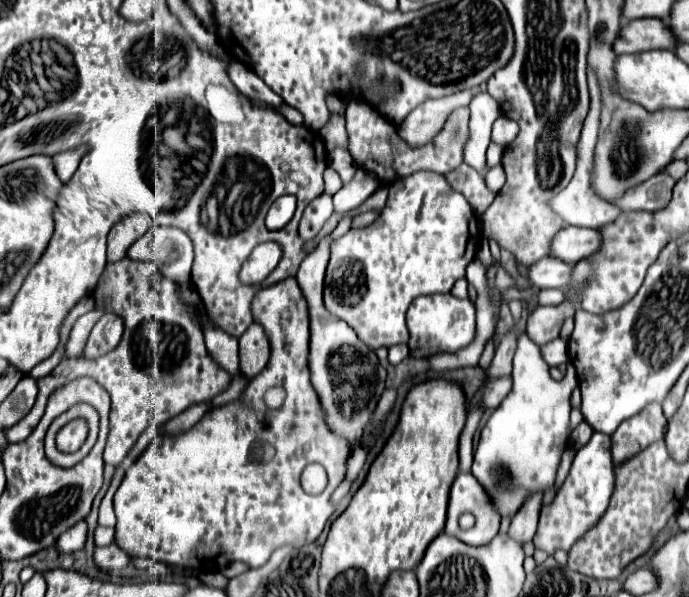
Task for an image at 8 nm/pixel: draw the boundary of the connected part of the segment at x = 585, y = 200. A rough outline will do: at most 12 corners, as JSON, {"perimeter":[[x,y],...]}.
{"perimeter":[[588,70],[590,112],[572,182],[550,206],[570,226],[602,228],[622,210],[590,190],[600,90]]}

